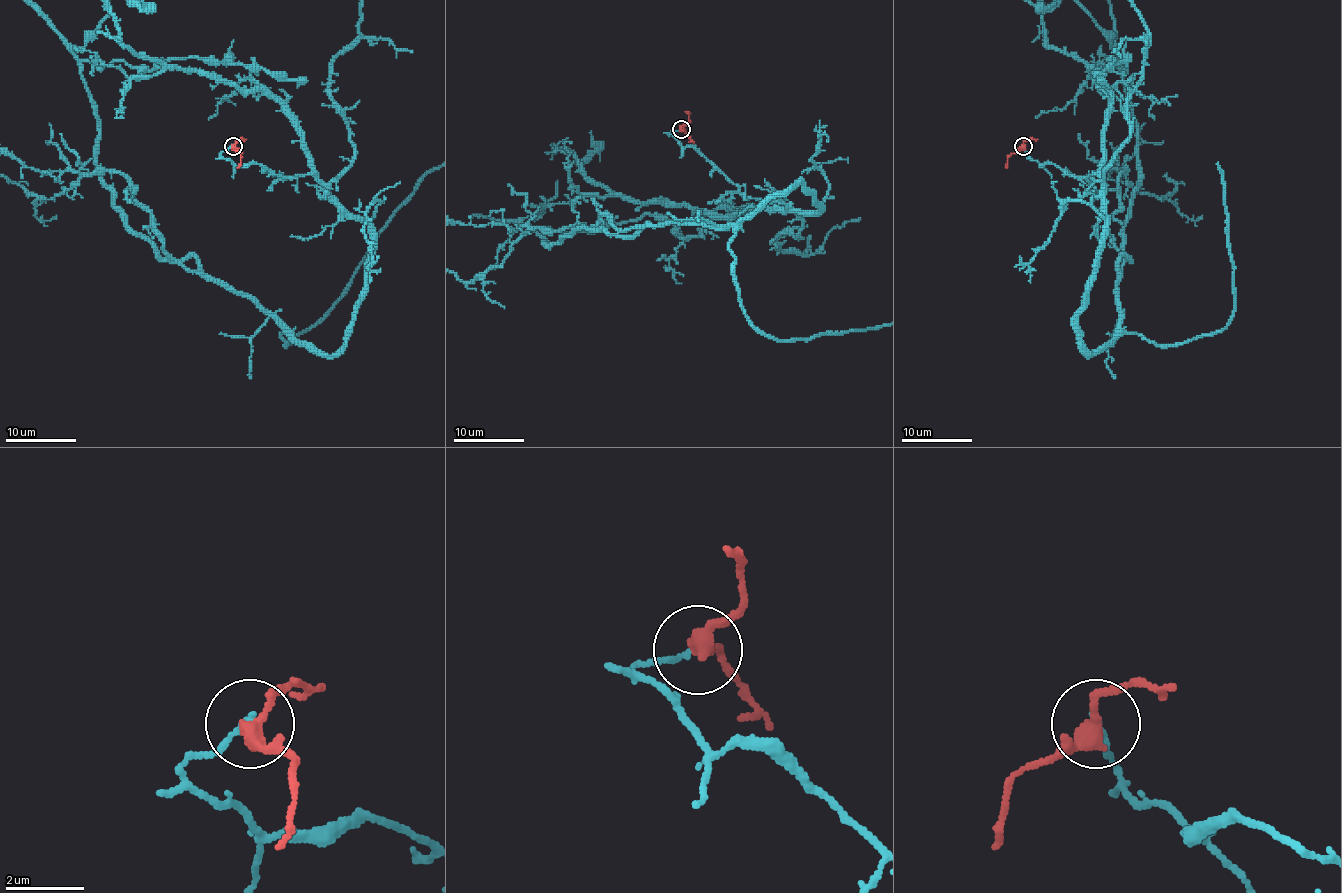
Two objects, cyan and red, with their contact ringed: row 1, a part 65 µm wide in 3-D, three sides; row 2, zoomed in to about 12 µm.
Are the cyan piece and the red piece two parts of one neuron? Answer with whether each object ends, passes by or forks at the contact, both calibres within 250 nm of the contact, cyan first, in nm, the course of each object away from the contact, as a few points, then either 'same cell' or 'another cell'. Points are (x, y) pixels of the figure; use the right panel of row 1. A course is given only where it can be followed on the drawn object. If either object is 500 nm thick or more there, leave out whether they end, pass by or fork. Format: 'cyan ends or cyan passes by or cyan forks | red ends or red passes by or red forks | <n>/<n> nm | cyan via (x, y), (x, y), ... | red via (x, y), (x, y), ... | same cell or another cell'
cyan ends | red passes by | 130/360 nm | cyan via (1023, 146), (1099, 178), (1078, 316), (1097, 353), (1117, 332), (1136, 120) | red via (1023, 146), (1007, 158), (1005, 167) | another cell

